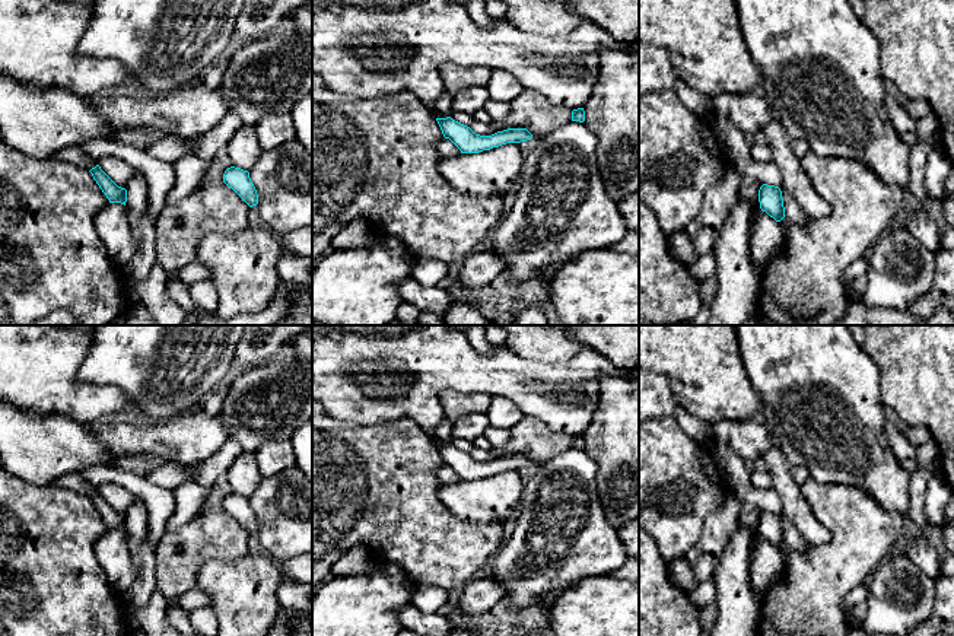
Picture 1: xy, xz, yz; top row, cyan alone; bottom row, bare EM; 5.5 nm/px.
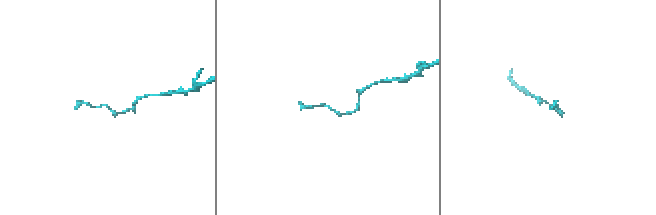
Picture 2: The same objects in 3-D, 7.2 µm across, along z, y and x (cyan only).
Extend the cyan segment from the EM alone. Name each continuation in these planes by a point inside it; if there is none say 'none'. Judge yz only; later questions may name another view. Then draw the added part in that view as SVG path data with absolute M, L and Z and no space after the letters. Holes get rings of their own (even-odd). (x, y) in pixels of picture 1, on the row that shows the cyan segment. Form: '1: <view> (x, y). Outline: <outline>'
none

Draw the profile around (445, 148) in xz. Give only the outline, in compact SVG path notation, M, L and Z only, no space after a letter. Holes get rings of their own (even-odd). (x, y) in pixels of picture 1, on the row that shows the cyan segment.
M445 137L438 141L436 149L441 158L454 158L461 153L461 150L449 139Z

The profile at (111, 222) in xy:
M108 203L95 216L95 229L112 261L124 268L136 252L127 209L121 203Z

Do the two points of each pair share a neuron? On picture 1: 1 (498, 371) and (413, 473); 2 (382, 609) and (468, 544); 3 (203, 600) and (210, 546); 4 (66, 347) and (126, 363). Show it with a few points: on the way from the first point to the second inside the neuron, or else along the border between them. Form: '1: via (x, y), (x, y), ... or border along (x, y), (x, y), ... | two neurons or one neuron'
1: border along (397, 417), (412, 417), (428, 433) | two neurons
2: border along (388, 563), (394, 563), (419, 585) | two neurons
3: border along (194, 585), (175, 606) | two neurons
4: border along (92, 340), (78, 378), (101, 385) | two neurons

